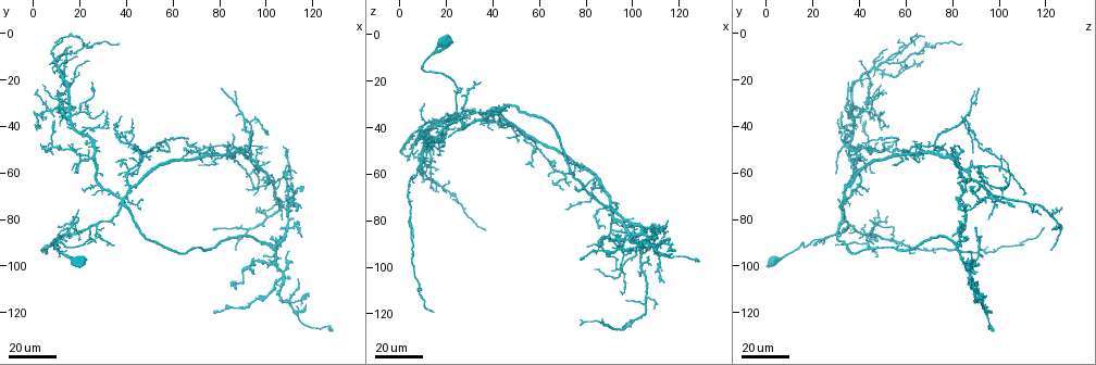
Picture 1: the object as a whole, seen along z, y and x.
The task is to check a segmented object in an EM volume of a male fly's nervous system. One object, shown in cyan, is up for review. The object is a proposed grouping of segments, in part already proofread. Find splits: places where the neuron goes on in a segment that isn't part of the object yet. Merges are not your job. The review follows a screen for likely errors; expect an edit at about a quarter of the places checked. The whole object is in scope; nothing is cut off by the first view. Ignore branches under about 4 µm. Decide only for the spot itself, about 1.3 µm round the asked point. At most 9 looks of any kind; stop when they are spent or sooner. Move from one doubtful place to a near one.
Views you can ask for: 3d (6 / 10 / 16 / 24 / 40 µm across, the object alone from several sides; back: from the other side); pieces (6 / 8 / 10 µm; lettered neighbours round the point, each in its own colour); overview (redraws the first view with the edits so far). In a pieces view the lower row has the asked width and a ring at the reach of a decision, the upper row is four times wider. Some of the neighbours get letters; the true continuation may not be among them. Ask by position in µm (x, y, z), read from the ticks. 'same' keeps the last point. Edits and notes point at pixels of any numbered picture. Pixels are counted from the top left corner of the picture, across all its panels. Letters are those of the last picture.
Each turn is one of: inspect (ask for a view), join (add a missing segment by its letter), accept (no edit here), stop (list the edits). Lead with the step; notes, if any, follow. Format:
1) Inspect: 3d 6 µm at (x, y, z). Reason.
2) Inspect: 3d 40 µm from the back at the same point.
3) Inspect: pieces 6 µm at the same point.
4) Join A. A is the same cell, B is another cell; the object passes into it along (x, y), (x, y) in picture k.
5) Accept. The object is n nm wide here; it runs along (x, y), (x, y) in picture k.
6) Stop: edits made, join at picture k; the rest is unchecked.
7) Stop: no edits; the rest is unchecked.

Inspect: 3d 24 µm at (65, 54, 61). An open end.

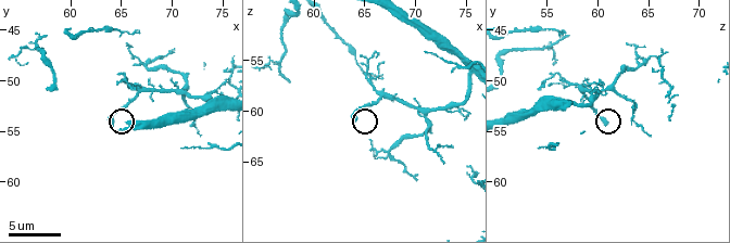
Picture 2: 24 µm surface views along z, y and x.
Inspect: pieces 6 µm at (63.8, 54.4, 60.8). See the neighbours.

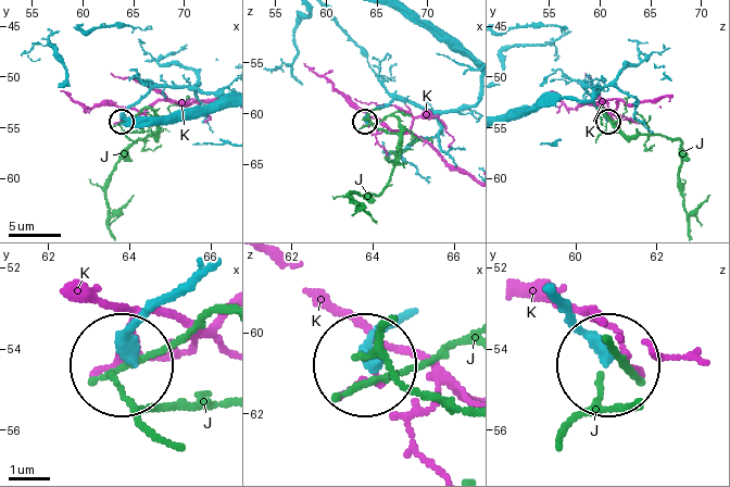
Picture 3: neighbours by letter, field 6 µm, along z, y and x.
Accept. The object is 360 nm wide here; J and K are other cells; none of them fits.

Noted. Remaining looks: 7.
Inspect: 3d 40 µm at (36, 41, 38). Tapers out.

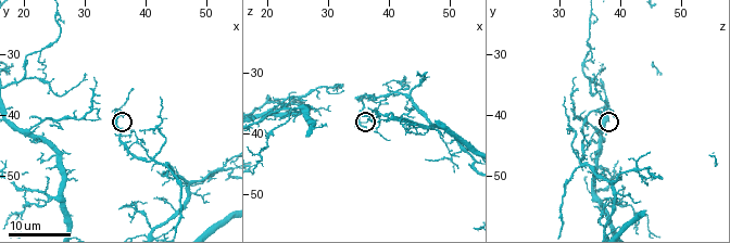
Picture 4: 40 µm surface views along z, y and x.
Inspect: 3d 10 µm at (36.5, 40.0, 39.5).

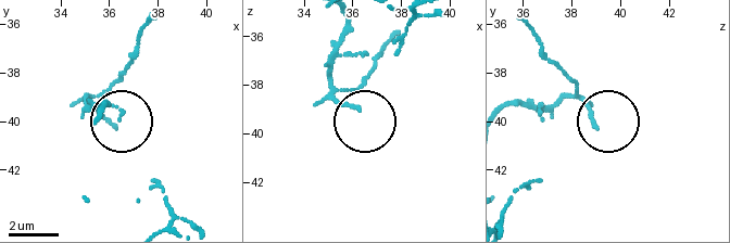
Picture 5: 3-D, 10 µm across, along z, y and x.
Inspect: pieces 10 µm at (36.2, 40.2, 39.0). What lies round it.

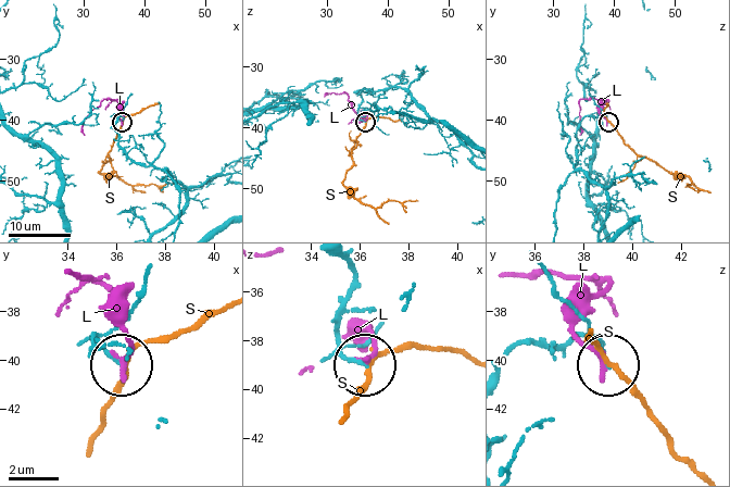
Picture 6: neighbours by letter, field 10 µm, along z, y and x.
Accept. L and S are other cells; it runs along (506, 359), (581, 334), (606, 362) in picture 6; none of them fits.

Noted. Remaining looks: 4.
Inspect: 3d 40 µm at (83, 47, 70). Tapers out.

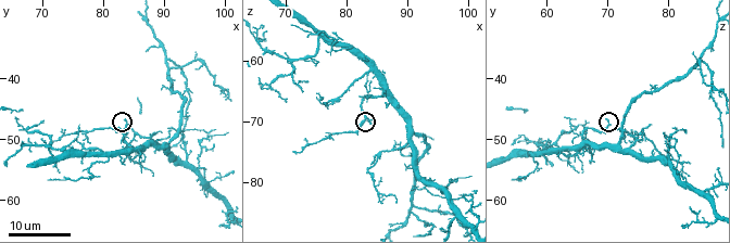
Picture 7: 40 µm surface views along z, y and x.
Inspect: pieces 10 µm at (84.0, 47.0, 70.0).

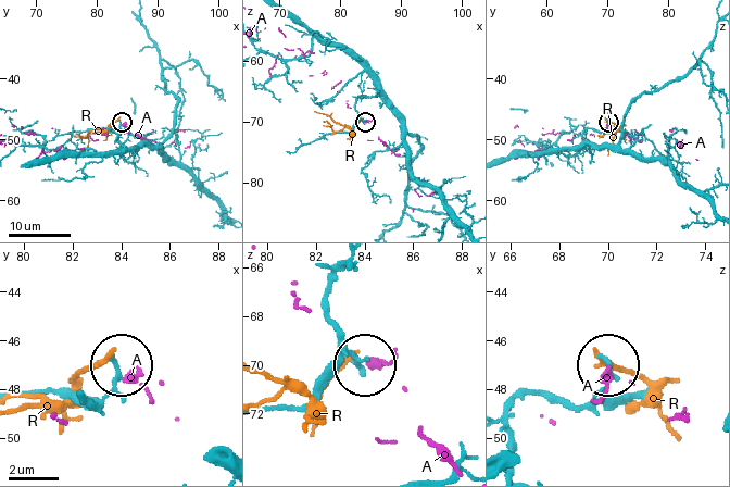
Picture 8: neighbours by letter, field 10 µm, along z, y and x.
Accept. A and R are other cells; none of them fits.

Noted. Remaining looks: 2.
Inspect: 3d 40 µm at (81, 24, 91).

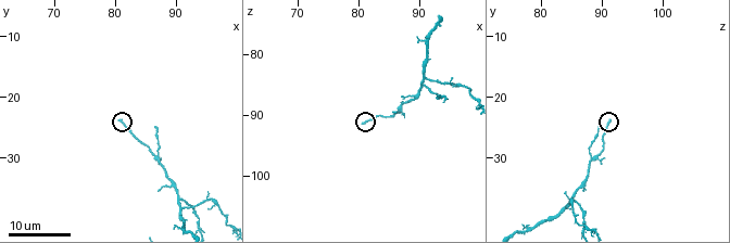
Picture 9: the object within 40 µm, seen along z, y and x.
Inspect: pieces 8 µm at (80.5, 24.0, 91.5).

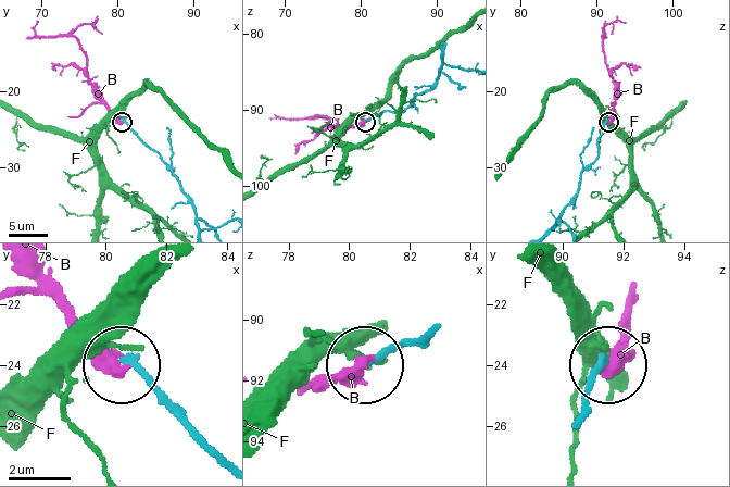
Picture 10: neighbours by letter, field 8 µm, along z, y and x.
Accept. B and F are other cells; it runs along (579, 413), (602, 362) in picture 10; no lettered segment goes on from it.

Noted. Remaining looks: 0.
Stop: no edits; the rest is unchecked.

